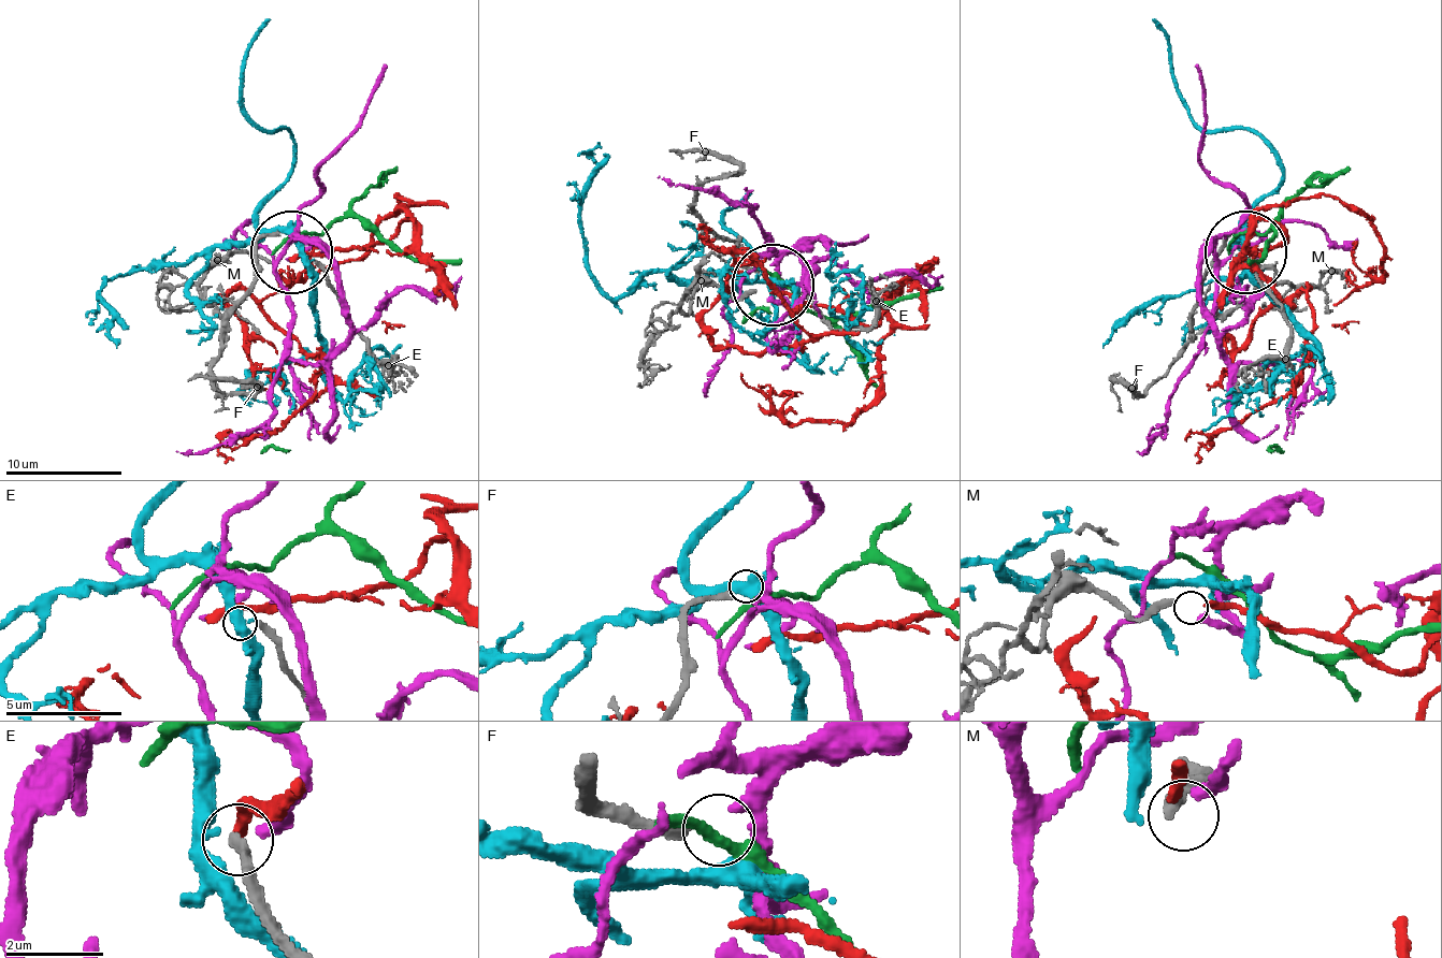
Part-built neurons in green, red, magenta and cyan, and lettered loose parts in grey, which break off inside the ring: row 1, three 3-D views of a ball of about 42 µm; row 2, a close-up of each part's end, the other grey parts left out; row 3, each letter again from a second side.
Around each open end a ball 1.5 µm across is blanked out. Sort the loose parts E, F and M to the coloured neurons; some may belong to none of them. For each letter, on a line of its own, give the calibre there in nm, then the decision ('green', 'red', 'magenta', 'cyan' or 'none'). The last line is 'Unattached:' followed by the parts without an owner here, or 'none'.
E: 240 nm | none
F: 240 nm | none
M: 280 nm | magenta
Unattached: E, F

